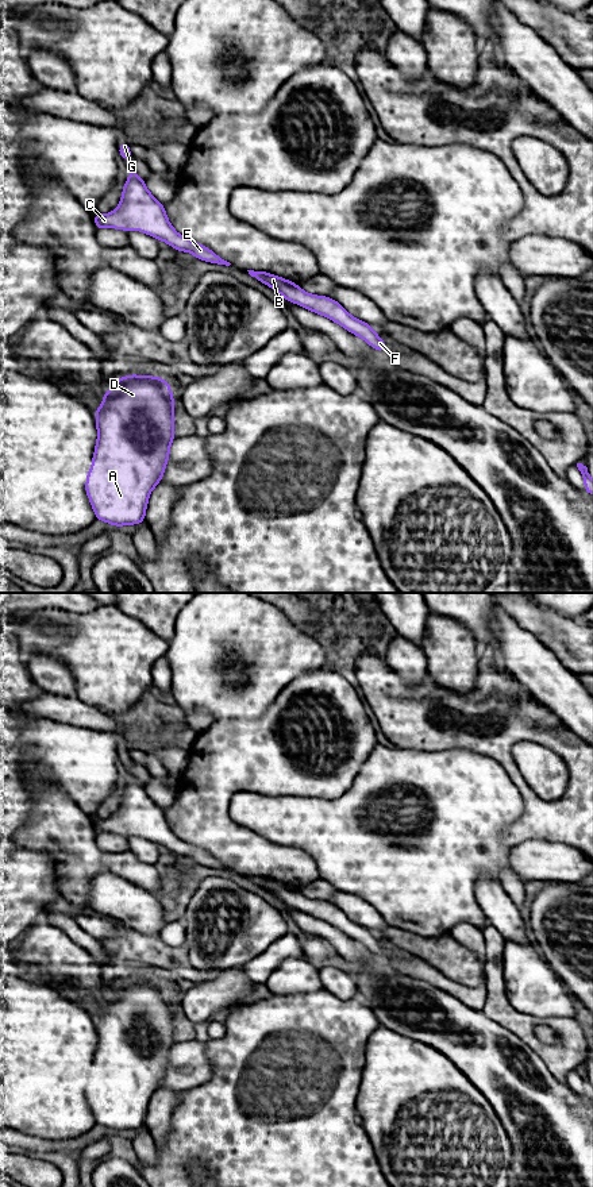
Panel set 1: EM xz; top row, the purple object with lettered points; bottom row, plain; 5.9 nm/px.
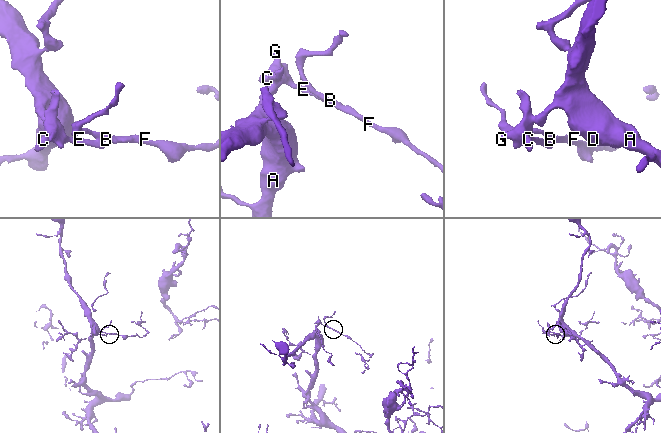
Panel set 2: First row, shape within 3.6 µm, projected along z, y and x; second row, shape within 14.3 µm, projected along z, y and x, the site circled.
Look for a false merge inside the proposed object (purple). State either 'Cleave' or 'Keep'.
Cleave

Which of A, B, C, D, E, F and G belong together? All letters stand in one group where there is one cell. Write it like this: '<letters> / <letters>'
A C D E G / B F

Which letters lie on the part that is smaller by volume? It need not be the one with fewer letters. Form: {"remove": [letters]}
{"remove": ["B", "F"]}

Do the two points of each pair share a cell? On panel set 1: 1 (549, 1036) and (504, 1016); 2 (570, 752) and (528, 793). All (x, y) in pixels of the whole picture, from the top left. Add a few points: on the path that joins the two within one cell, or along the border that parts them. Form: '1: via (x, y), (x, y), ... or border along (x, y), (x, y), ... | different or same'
1: border along (535, 1028), (550, 1026), (559, 1035) | different
2: via (576, 774), (576, 790), (559, 806), (549, 806) | same

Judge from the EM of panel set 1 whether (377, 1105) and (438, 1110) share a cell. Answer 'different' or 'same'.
same

